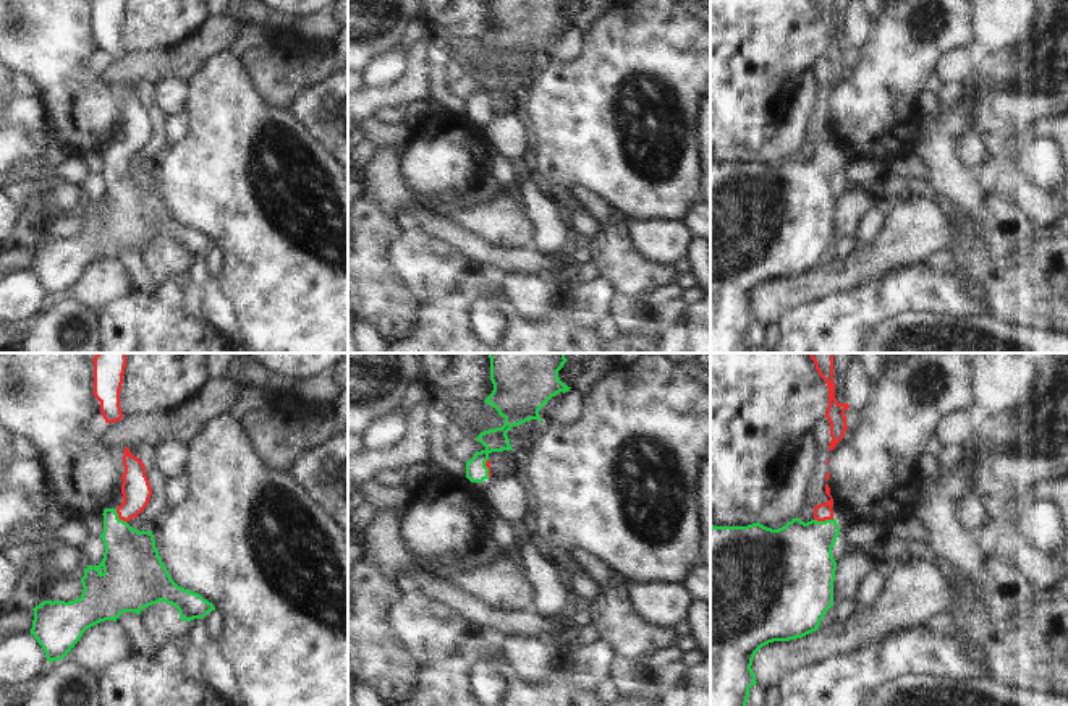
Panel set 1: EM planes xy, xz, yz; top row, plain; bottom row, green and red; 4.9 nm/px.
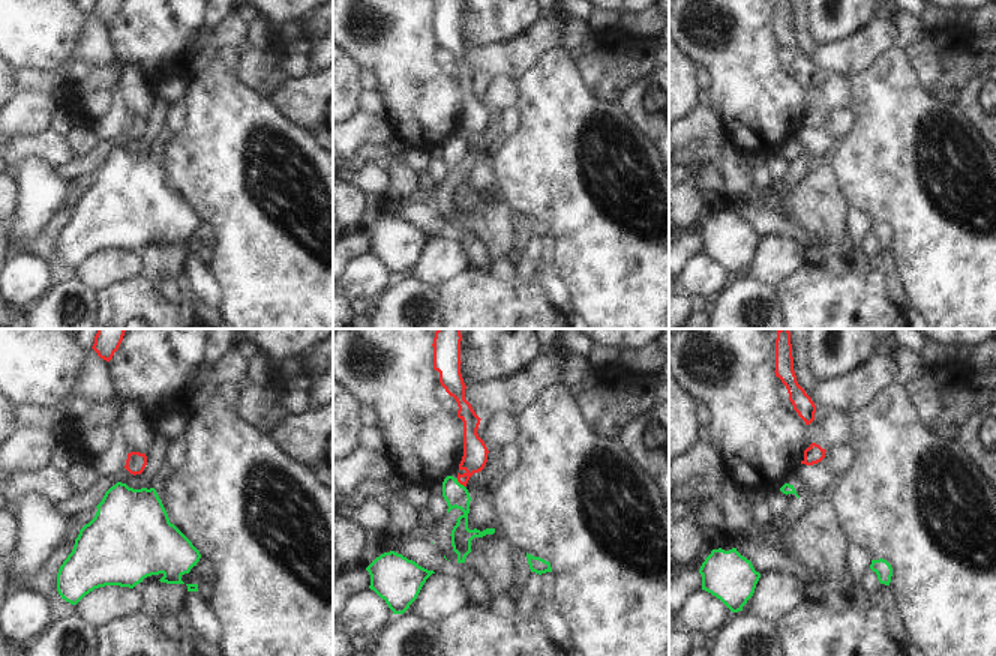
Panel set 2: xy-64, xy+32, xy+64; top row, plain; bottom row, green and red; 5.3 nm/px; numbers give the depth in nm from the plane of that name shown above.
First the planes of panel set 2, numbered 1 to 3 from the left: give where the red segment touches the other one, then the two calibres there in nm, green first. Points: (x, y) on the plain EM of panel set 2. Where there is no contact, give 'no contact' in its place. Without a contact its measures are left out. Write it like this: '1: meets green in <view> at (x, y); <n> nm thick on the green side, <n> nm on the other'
1: no contact
2: meets green in xy+32 at (459, 147); 130 nm thick on the green side, 130 nm on the other
3: no contact

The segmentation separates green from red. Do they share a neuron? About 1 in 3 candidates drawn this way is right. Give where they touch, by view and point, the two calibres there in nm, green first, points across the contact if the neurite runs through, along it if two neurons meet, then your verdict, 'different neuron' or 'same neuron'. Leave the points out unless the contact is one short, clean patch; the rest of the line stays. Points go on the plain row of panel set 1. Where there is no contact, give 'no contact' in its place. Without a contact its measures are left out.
yz (826, 157) | 360/90 nm | across yz (796, 198), (824, 167), (826, 157), (822, 149) | same neuron

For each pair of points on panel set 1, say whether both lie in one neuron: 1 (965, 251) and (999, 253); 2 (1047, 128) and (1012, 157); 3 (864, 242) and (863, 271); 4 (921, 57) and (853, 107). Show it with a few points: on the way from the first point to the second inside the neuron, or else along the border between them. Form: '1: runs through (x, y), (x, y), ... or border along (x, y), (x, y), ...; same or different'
1: runs through (973, 251), (991, 253); same
2: runs through (1038, 130), (1017, 148); same
3: border along (885, 217), (877, 238), (866, 248), (856, 248); different
4: runs through (905, 60), (869, 96); same

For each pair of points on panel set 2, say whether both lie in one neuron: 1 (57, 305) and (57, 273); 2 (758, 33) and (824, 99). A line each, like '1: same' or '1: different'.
1: different
2: same

